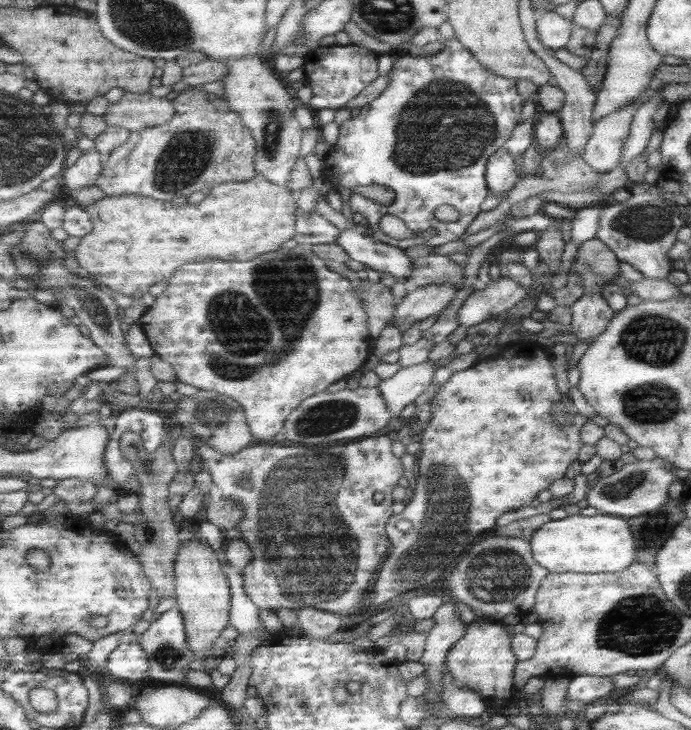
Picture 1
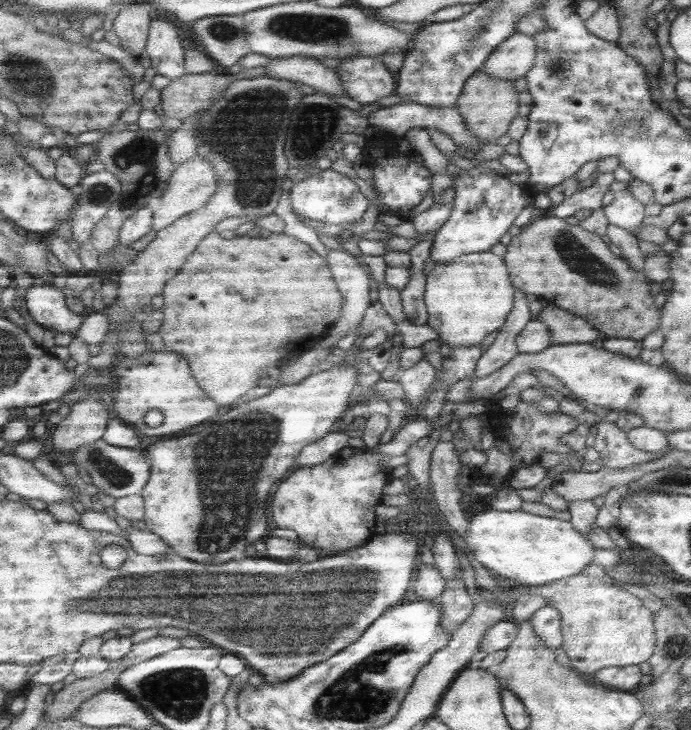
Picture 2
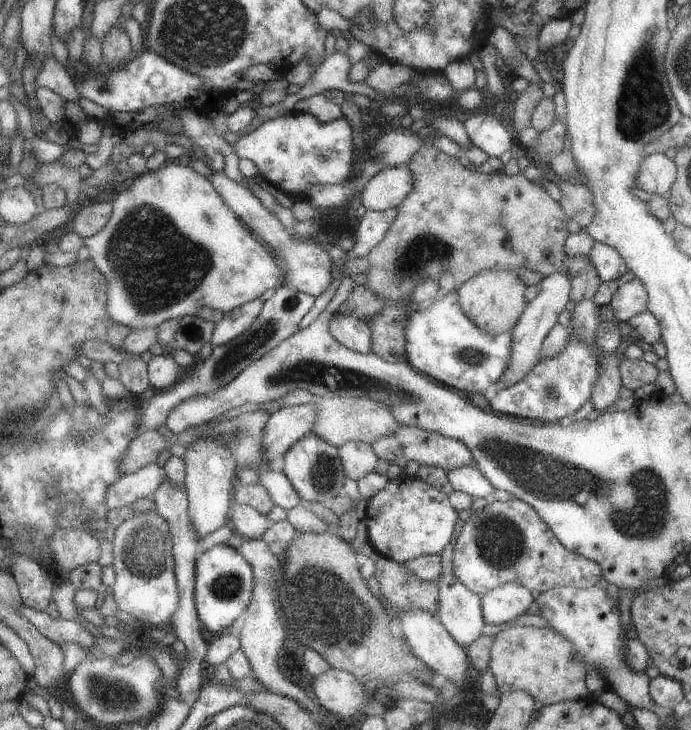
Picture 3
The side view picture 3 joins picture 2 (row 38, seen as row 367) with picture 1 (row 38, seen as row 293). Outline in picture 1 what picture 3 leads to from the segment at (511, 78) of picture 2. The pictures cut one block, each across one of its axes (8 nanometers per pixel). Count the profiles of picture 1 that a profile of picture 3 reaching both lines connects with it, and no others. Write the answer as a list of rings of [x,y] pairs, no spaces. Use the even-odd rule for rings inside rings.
[[[542,11],[536,15],[535,31],[542,46],[556,51],[564,47],[575,26],[554,11]]]

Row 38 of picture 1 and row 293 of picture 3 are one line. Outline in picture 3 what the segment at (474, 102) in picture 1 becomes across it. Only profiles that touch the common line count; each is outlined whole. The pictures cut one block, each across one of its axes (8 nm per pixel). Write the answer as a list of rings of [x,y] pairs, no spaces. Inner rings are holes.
[[[454,291],[444,295],[441,301],[435,302],[433,306],[429,306],[427,310],[415,311],[409,317],[407,322],[407,350],[405,361],[408,362],[414,370],[419,373],[428,375],[434,381],[444,384],[465,392],[479,392],[487,390],[498,381],[499,376],[503,374],[503,370],[507,370],[510,365],[511,344],[513,336],[511,330],[505,332],[487,332],[482,327],[477,326],[475,322],[462,310],[459,304],[459,296]]]

